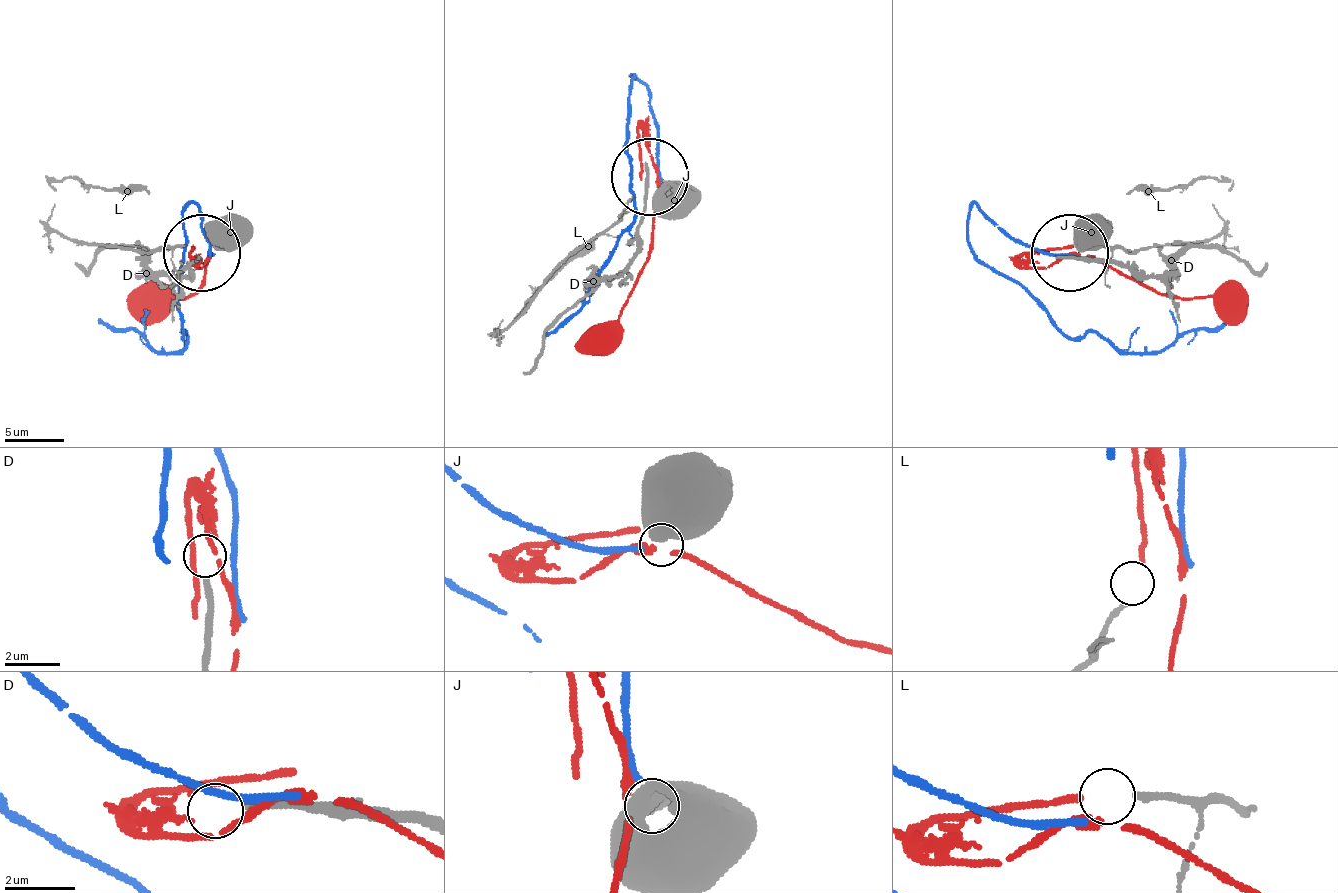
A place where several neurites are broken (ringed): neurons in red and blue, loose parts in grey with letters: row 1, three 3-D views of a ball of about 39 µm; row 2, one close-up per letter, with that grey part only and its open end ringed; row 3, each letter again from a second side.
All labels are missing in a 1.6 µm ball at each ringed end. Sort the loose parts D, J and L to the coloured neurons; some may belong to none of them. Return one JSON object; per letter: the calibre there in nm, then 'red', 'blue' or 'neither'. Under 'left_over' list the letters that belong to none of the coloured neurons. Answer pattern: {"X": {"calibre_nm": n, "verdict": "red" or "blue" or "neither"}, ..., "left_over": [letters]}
{"D": {"calibre_nm": 240, "verdict": "neither"}, "J": {"calibre_nm": 460, "verdict": "blue"}, "L": {"calibre_nm": 200, "verdict": "red"}, "left_over": ["D"]}

